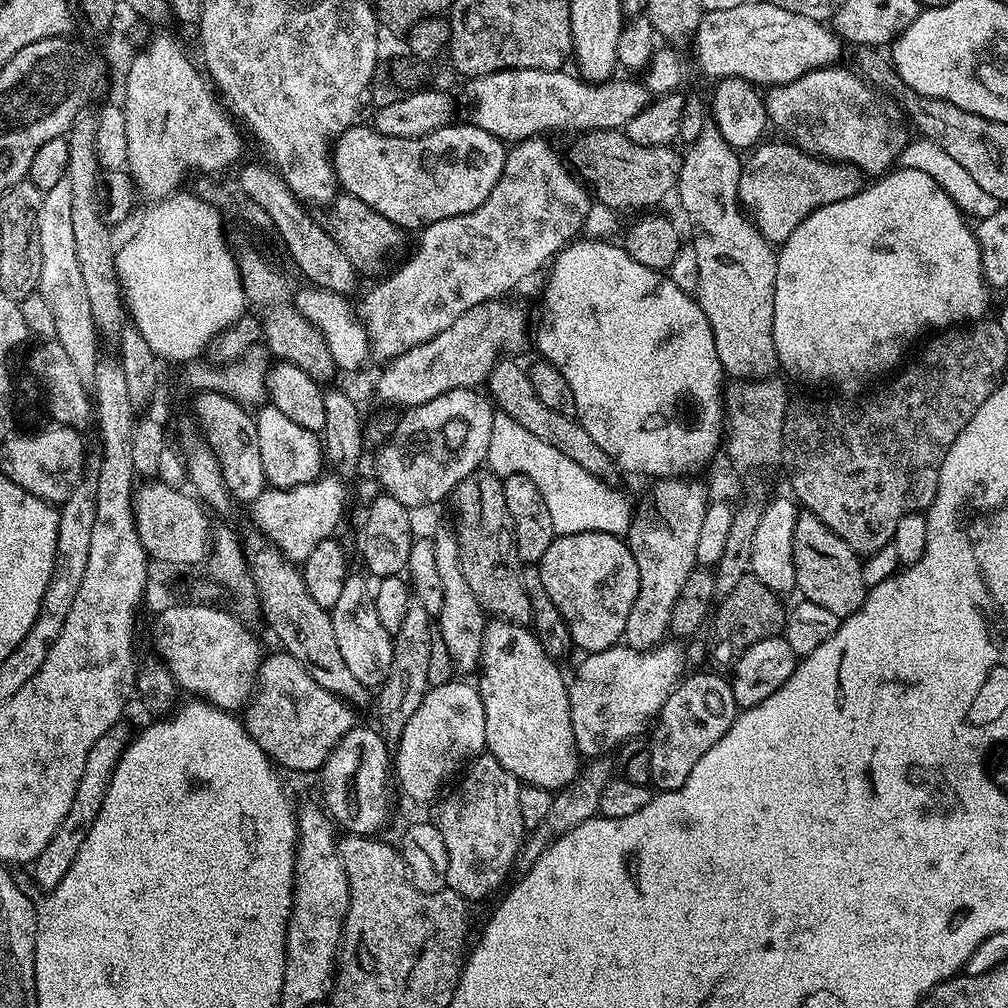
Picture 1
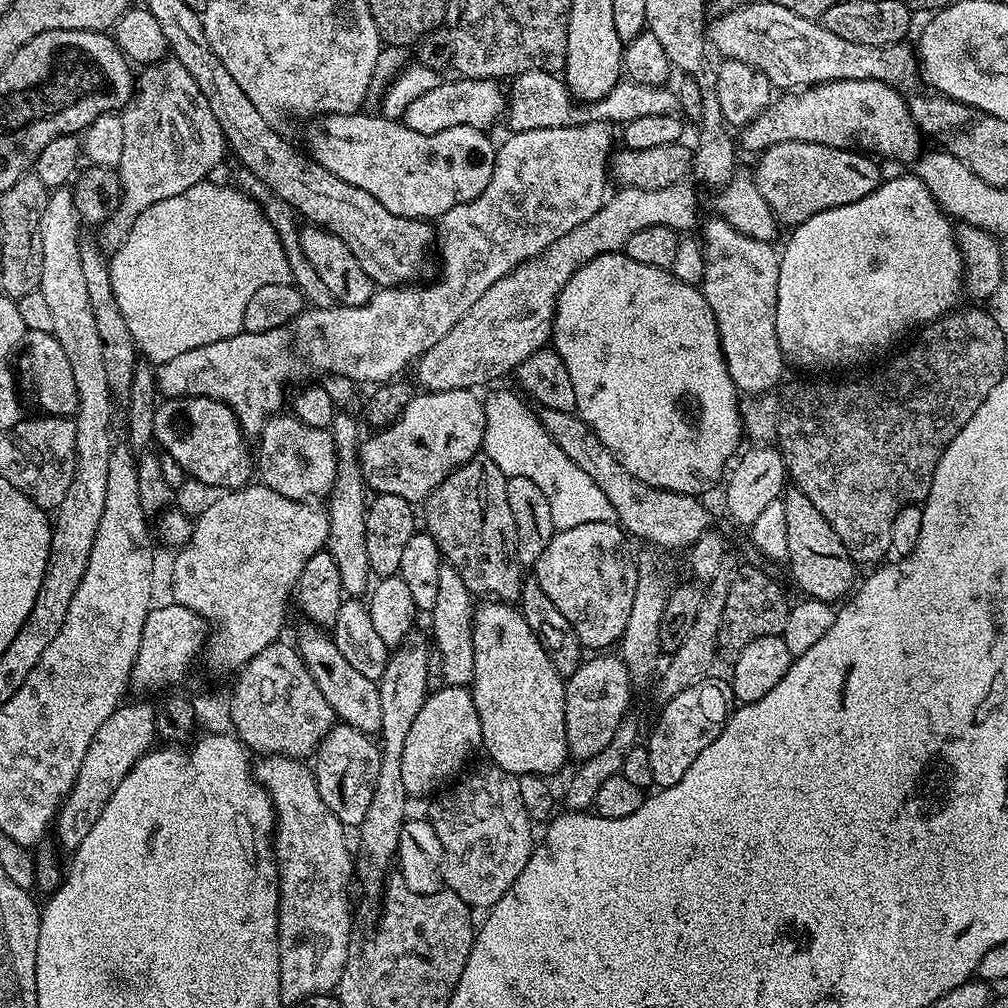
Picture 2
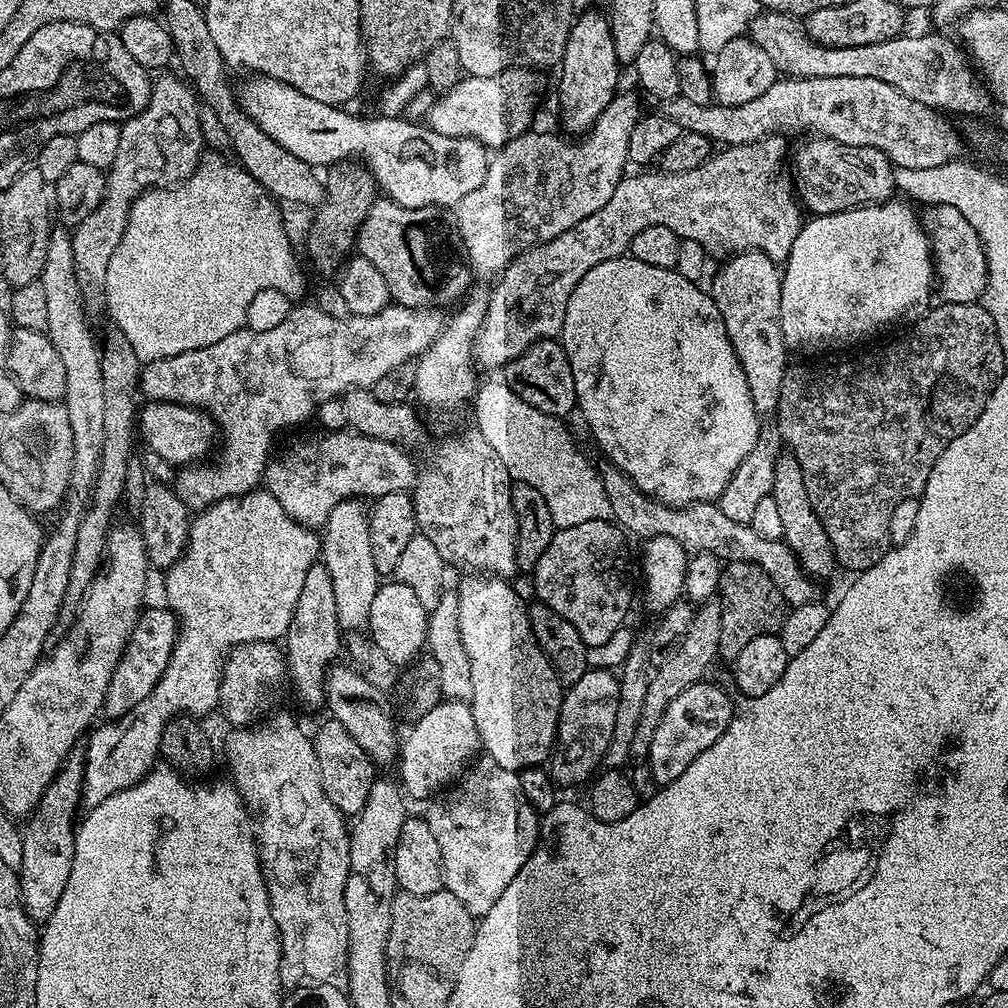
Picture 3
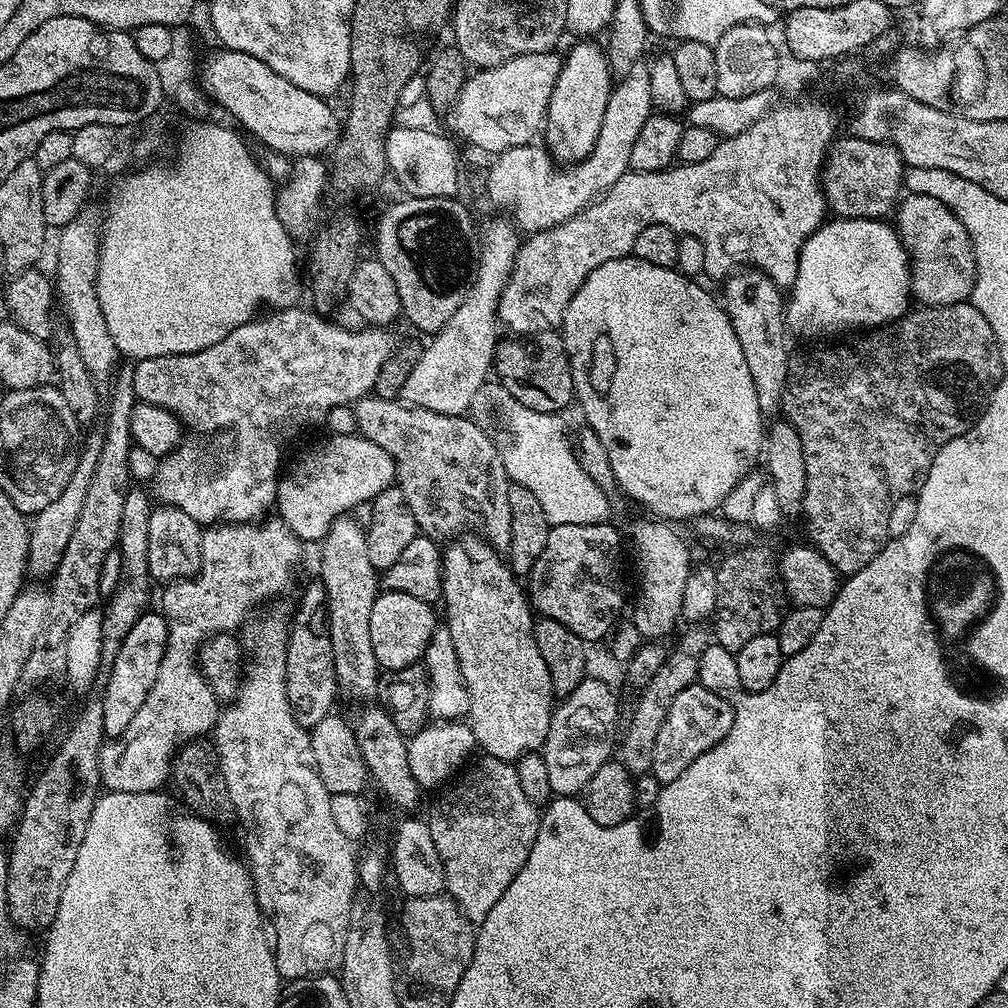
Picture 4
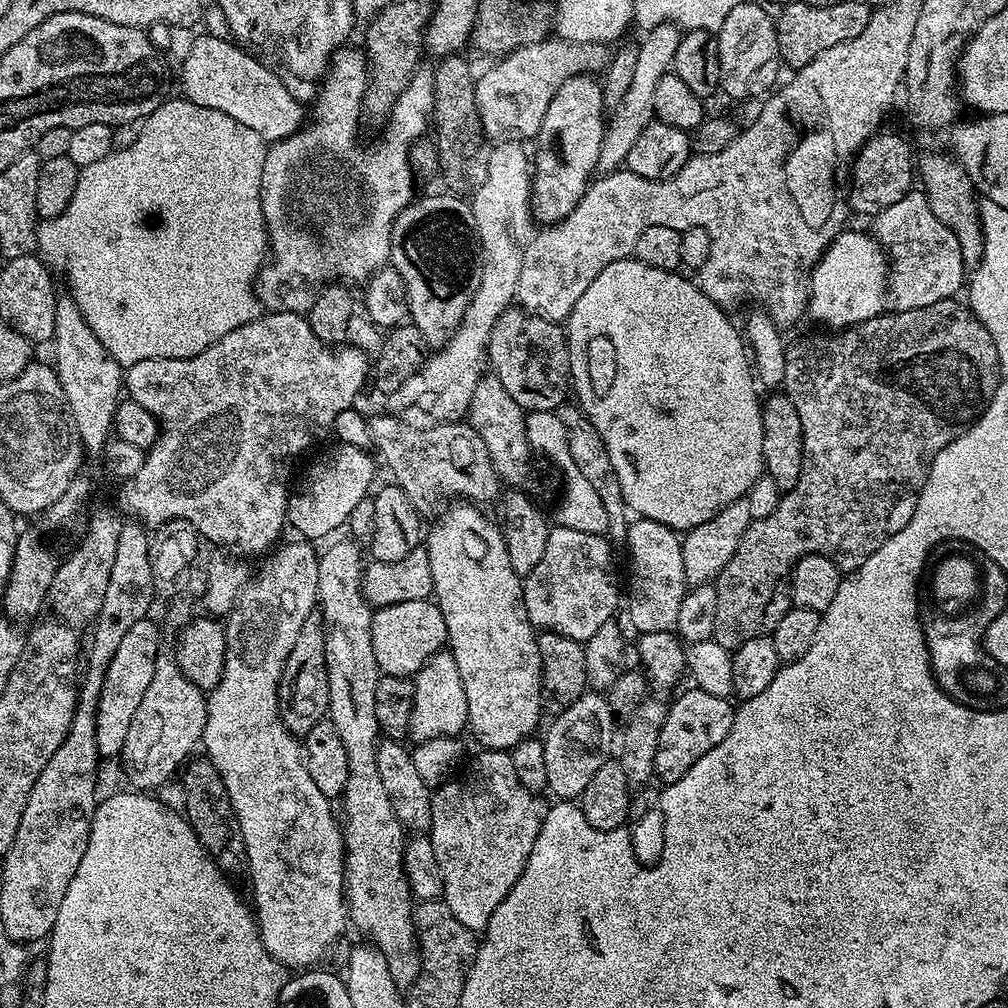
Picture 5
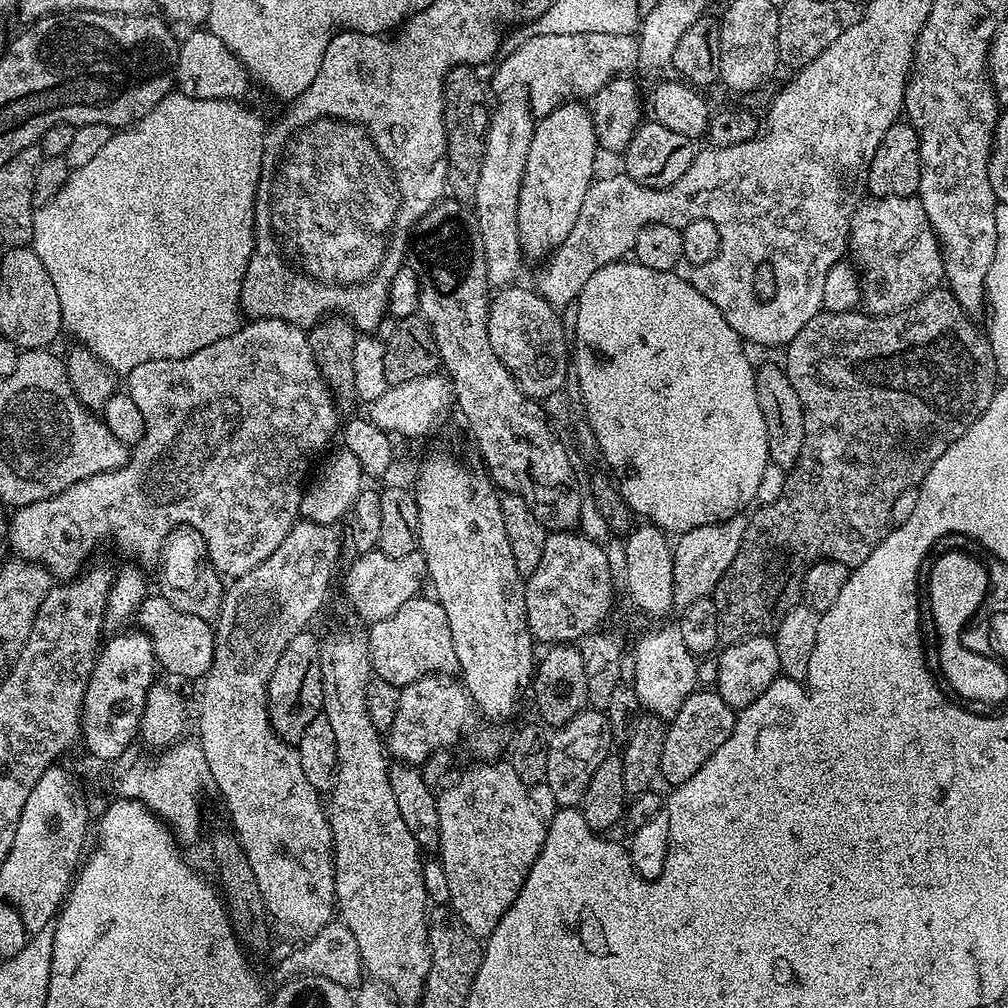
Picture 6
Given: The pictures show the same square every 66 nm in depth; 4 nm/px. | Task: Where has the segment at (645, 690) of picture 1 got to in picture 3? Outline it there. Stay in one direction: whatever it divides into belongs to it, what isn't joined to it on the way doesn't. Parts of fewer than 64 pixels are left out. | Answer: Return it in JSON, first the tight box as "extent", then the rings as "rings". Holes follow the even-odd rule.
{"extent":[548,667,619,785],"rings":[[[596,667],[582,674],[582,678],[578,678],[578,682],[564,692],[556,727],[556,742],[548,764],[549,775],[557,785],[580,784],[601,767],[606,746],[610,746],[610,734],[614,734],[614,714],[618,714],[619,693],[619,679],[611,676],[606,669]]]}

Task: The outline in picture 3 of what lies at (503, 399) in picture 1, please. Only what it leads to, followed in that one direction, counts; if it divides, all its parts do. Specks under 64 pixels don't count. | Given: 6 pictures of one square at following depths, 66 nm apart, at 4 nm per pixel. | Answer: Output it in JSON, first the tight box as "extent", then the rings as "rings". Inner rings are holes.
{"extent":[598,463,821,608],"rings":[[[605,463],[605,468],[599,469],[598,475],[602,482],[602,490],[606,490],[606,498],[610,502],[611,519],[619,524],[625,533],[633,532],[641,538],[656,535],[669,535],[680,543],[689,553],[709,552],[721,562],[750,562],[756,564],[778,586],[785,604],[792,608],[815,604],[821,599],[820,588],[815,579],[804,571],[798,558],[790,550],[783,539],[771,540],[762,538],[751,523],[735,521],[722,514],[719,503],[688,504],[685,508],[672,508],[653,496],[648,496],[630,479],[624,471],[615,464]]]}

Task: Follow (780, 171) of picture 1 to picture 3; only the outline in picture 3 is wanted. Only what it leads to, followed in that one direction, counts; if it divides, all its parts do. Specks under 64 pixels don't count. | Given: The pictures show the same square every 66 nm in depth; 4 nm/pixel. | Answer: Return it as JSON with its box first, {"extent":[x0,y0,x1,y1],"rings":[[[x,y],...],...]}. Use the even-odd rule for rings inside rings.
{"extent":[794,138,897,216],"rings":[[[808,138],[800,149],[795,149],[796,176],[794,172],[794,191],[803,207],[809,208],[812,216],[829,216],[844,212],[847,208],[858,208],[866,204],[883,204],[885,200],[893,199],[897,191],[894,182],[896,168],[882,154],[882,150],[874,150],[870,146],[846,146],[833,140],[823,138]]]}

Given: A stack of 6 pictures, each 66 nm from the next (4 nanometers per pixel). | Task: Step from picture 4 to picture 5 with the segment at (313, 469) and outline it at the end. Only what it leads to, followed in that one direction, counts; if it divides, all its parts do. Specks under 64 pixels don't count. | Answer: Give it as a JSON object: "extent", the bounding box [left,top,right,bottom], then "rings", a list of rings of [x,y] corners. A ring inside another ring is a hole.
{"extent":[287,442,377,542],"rings":[[[336,442],[333,445],[305,470],[300,485],[297,488],[295,485],[288,498],[287,523],[296,531],[293,533],[309,542],[317,542],[323,536],[331,537],[335,528],[343,529],[350,518],[350,510],[365,500],[374,488],[372,479],[376,476],[377,461],[373,453],[349,444]]]}

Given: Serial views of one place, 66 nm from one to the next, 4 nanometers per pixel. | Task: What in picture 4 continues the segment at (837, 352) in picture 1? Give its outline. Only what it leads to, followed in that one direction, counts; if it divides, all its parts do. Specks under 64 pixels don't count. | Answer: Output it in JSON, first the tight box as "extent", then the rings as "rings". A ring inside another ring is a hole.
{"extent":[786,218,912,336],"rings":[[[832,218],[820,225],[820,229],[805,242],[800,251],[798,274],[790,289],[792,301],[789,299],[786,304],[786,324],[789,329],[797,328],[804,336],[816,336],[819,332],[832,336],[847,328],[871,330],[891,324],[909,311],[912,270],[908,252],[895,227],[891,223],[884,223],[888,222],[883,219]]]}

